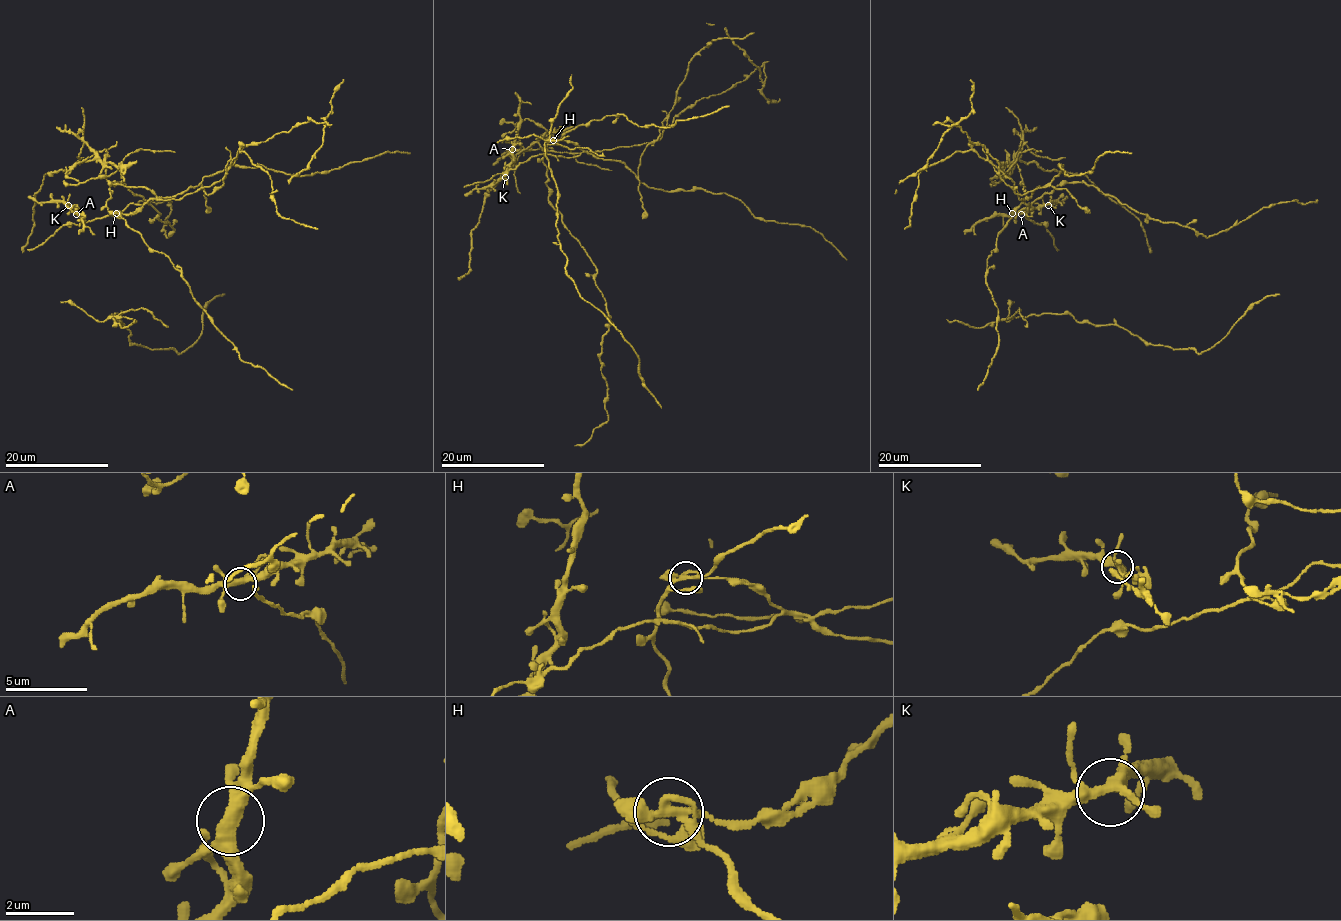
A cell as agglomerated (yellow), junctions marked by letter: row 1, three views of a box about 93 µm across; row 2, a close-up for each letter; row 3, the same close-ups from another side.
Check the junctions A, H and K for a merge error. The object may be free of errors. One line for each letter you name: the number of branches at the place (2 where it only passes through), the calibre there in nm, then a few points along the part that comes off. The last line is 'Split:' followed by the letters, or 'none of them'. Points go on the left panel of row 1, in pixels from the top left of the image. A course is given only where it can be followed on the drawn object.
H: Branches: 4. Thickness 280 nm
Split: H

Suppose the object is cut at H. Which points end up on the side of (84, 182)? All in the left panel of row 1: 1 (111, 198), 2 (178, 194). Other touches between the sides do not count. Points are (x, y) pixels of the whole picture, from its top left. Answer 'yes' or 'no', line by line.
1: no
2: yes

